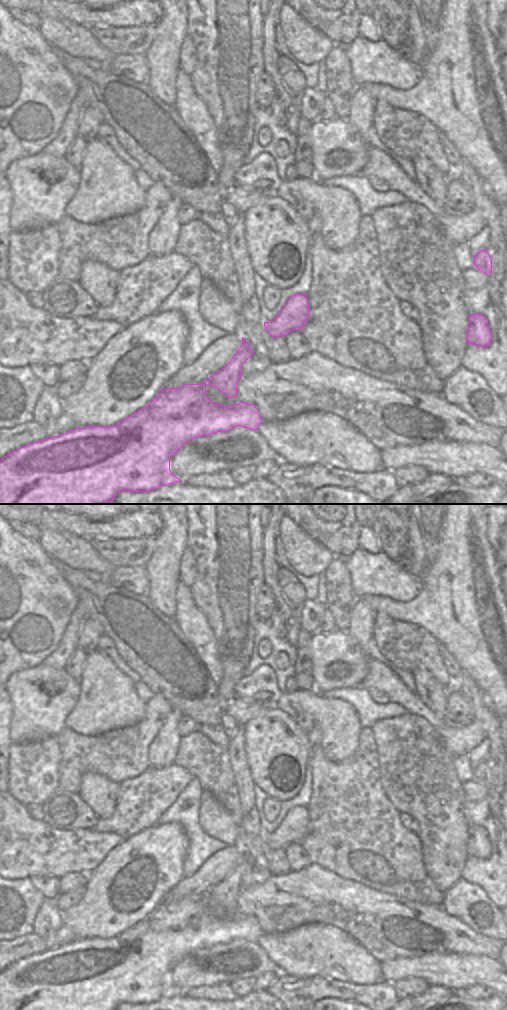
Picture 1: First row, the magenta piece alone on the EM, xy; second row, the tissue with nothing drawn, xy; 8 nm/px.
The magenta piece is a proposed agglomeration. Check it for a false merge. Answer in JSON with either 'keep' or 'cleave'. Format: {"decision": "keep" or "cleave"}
{"decision": "keep"}

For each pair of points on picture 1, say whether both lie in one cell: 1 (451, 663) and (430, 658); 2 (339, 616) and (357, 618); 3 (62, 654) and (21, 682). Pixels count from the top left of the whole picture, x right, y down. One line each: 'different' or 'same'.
1: different
2: different
3: different

